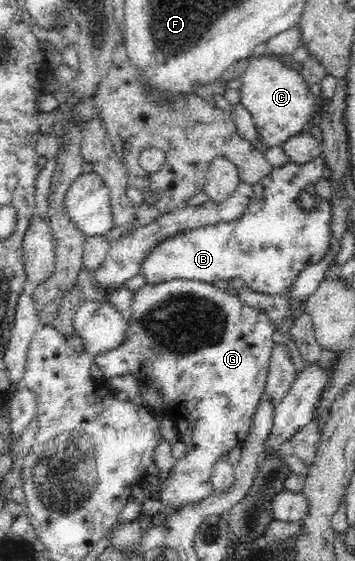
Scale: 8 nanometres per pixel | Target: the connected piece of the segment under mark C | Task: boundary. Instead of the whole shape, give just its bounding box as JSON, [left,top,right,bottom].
[240,56,320,147]

